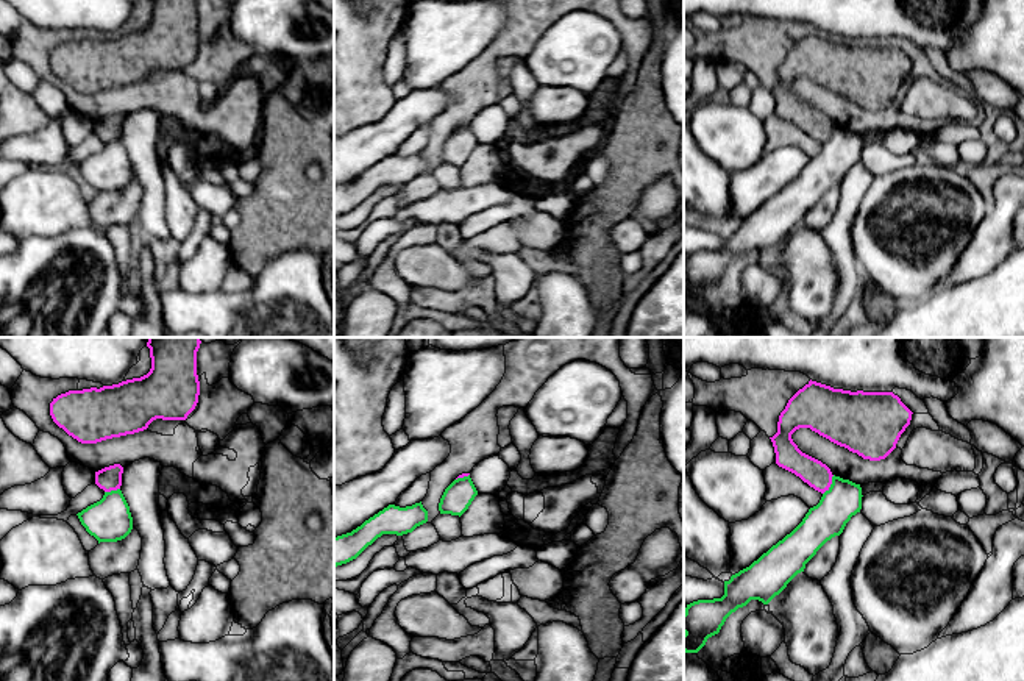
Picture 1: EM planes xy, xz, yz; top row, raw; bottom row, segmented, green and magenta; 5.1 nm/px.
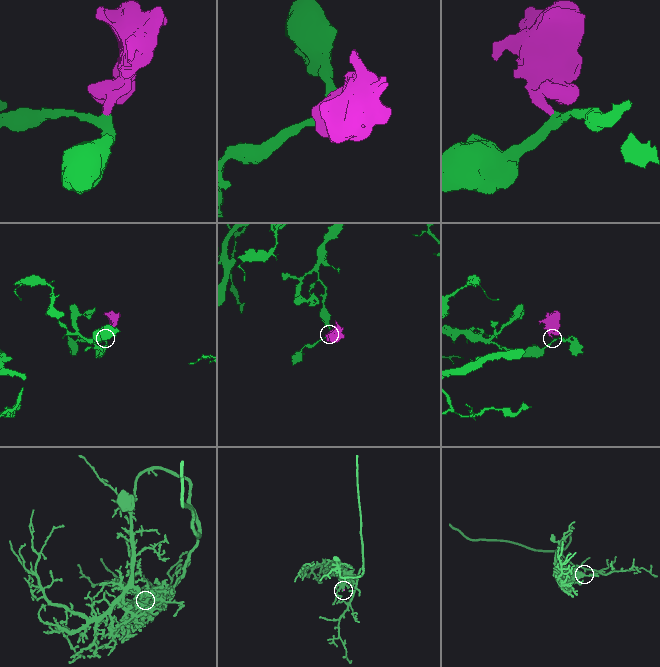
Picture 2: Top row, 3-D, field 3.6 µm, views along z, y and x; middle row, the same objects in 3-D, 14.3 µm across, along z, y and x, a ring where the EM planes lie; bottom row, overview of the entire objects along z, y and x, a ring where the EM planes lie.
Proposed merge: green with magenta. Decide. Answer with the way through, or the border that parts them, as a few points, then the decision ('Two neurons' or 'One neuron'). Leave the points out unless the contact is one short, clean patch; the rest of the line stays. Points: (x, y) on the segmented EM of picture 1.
Boundary: yz (834, 475), (823, 494). Two neurons

